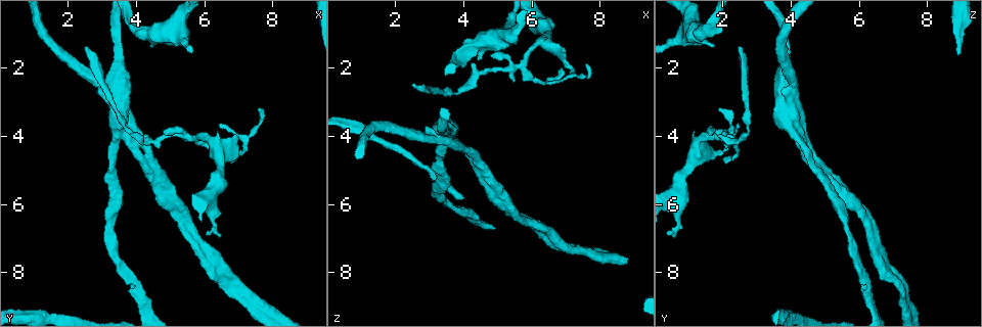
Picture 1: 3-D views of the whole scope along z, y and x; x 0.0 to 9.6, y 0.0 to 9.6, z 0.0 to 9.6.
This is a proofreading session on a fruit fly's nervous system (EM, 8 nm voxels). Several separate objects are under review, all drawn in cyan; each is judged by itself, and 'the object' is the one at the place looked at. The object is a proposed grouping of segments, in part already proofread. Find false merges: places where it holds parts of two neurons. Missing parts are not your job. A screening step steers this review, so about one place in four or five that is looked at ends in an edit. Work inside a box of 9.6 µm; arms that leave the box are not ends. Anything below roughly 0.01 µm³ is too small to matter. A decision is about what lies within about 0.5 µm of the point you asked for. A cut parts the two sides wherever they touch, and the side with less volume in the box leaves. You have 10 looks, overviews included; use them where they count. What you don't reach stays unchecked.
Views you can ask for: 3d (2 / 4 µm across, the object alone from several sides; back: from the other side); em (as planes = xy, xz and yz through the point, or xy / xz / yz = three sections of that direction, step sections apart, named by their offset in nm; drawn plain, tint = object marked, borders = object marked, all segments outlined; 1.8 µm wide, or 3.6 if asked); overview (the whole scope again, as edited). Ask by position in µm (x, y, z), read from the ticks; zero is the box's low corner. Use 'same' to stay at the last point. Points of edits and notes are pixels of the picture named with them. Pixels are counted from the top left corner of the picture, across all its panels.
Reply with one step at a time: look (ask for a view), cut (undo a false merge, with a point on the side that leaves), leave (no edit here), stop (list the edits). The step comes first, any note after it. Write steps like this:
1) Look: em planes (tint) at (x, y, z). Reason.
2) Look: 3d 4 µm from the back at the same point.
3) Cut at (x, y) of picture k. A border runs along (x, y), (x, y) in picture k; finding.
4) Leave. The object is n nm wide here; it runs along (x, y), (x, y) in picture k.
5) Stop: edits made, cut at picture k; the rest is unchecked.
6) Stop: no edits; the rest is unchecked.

Look: 3d 4 µm at (5.70, 4.05, 1.95). Narrows sharply.

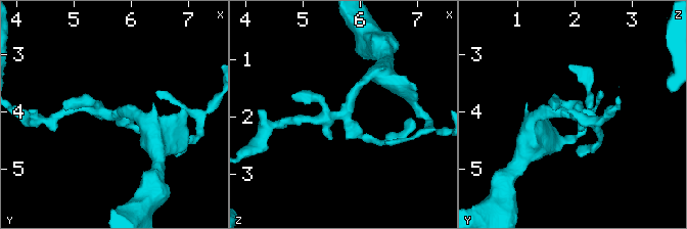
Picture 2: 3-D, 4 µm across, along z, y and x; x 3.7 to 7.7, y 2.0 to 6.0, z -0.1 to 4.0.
Look: em xz step 8 (tint) at (5.75, 4.05, 1.95). 4 arms meet here; shape alone is not enough.

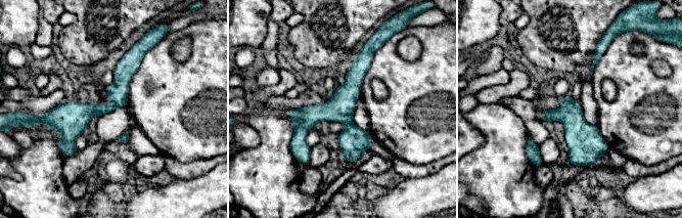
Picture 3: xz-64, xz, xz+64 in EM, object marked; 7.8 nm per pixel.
Look: em planes (borders) at the same point.

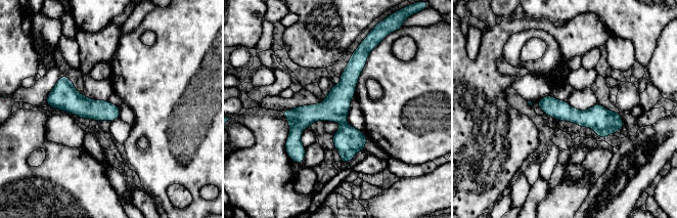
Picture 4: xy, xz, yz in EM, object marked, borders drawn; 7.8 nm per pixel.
Leave. It runs along (359, 52), (347, 87), (296, 129), (299, 157) in picture 4; all the same neuron.

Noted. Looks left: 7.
Look: em 3.6 µm planes (plain) at (3.55, 3.75, 4.00).

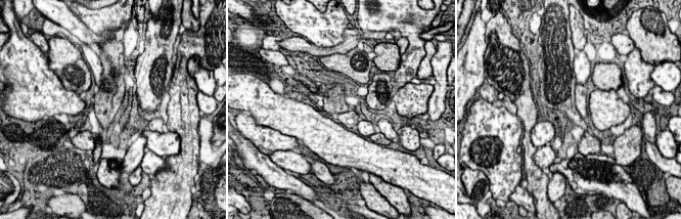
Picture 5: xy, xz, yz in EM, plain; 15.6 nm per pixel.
Look: em 3.6 µm planes (tint) at the same point.

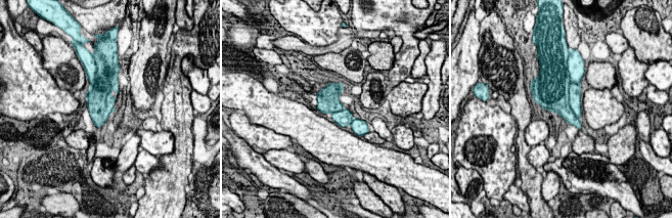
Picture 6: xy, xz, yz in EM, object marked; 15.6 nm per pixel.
Cut at (575, 88) of picture 6. A border runs along (568, 72), (569, 106), (578, 119) in picture 6; a second neuron is stuck on.

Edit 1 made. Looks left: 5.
Stop: edits made, cut at picture 6; the rest is unchecked.

